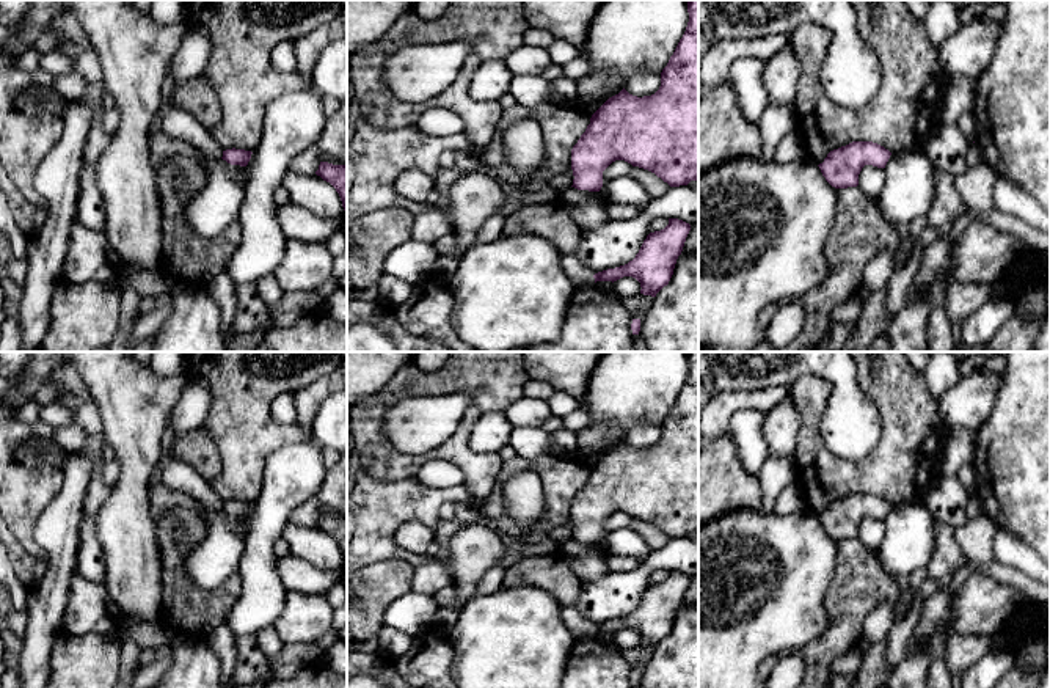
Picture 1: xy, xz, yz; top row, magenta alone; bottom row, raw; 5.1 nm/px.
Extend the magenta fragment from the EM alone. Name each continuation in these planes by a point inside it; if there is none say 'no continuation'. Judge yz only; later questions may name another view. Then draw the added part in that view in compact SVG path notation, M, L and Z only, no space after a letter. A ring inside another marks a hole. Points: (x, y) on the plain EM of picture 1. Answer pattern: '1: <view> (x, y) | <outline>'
no continuation

